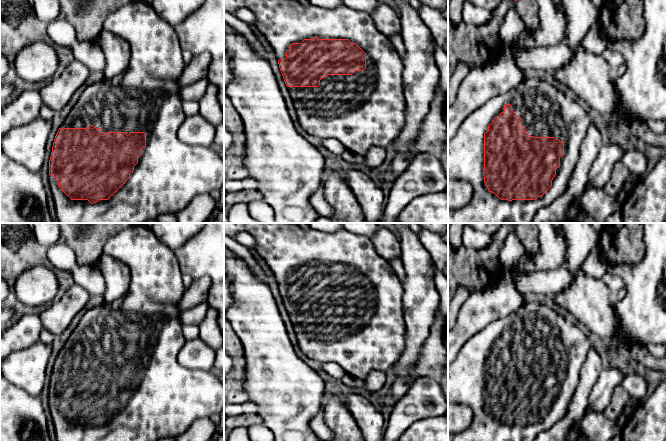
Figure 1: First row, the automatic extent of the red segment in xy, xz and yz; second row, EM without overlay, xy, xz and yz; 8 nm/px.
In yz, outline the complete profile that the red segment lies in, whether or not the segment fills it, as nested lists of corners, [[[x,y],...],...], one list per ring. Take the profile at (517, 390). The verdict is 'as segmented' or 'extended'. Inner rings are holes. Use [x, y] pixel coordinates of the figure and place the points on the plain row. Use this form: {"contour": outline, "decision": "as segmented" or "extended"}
{"contour": [[[540,302],[525,303],[521,309],[491,322],[465,342],[456,358],[448,365],[448,404],[465,404],[473,414],[472,423],[463,431],[449,433],[448,441],[534,441],[541,432],[551,428],[565,416],[578,386],[580,372],[590,347],[588,332],[579,323],[563,318],[549,306]]], "decision": "extended"}

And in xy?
{"contour": [[[133,223],[108,239],[102,254],[112,256],[128,267],[130,286],[122,298],[86,311],[55,360],[49,384],[49,409],[56,441],[176,438],[196,419],[222,411],[224,386],[214,370],[191,370],[178,362],[178,354],[186,343],[178,304],[186,288],[175,252],[160,241],[151,228]]], "decision": "extended"}

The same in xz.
{"contour": [[[224,223],[224,235],[226,236],[233,238],[234,235],[242,231],[254,237],[255,250],[272,271],[278,283],[284,306],[294,326],[299,347],[306,356],[320,363],[336,363],[346,374],[361,380],[365,380],[373,370],[386,372],[397,363],[405,350],[407,335],[403,306],[403,282],[396,275],[390,262],[375,251],[370,238],[347,231],[343,227],[336,232],[325,233],[314,230],[309,223]]], "decision": "extended"}

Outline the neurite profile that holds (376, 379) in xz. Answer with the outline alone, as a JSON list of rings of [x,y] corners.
[[[373,370],[369,373],[368,377],[364,380],[365,389],[380,390],[384,387],[387,377],[386,372]]]

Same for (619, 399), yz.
[[[622,384],[615,387],[609,404],[604,409],[603,414],[608,419],[616,420],[623,412],[624,407],[630,399],[629,394],[624,390]]]

